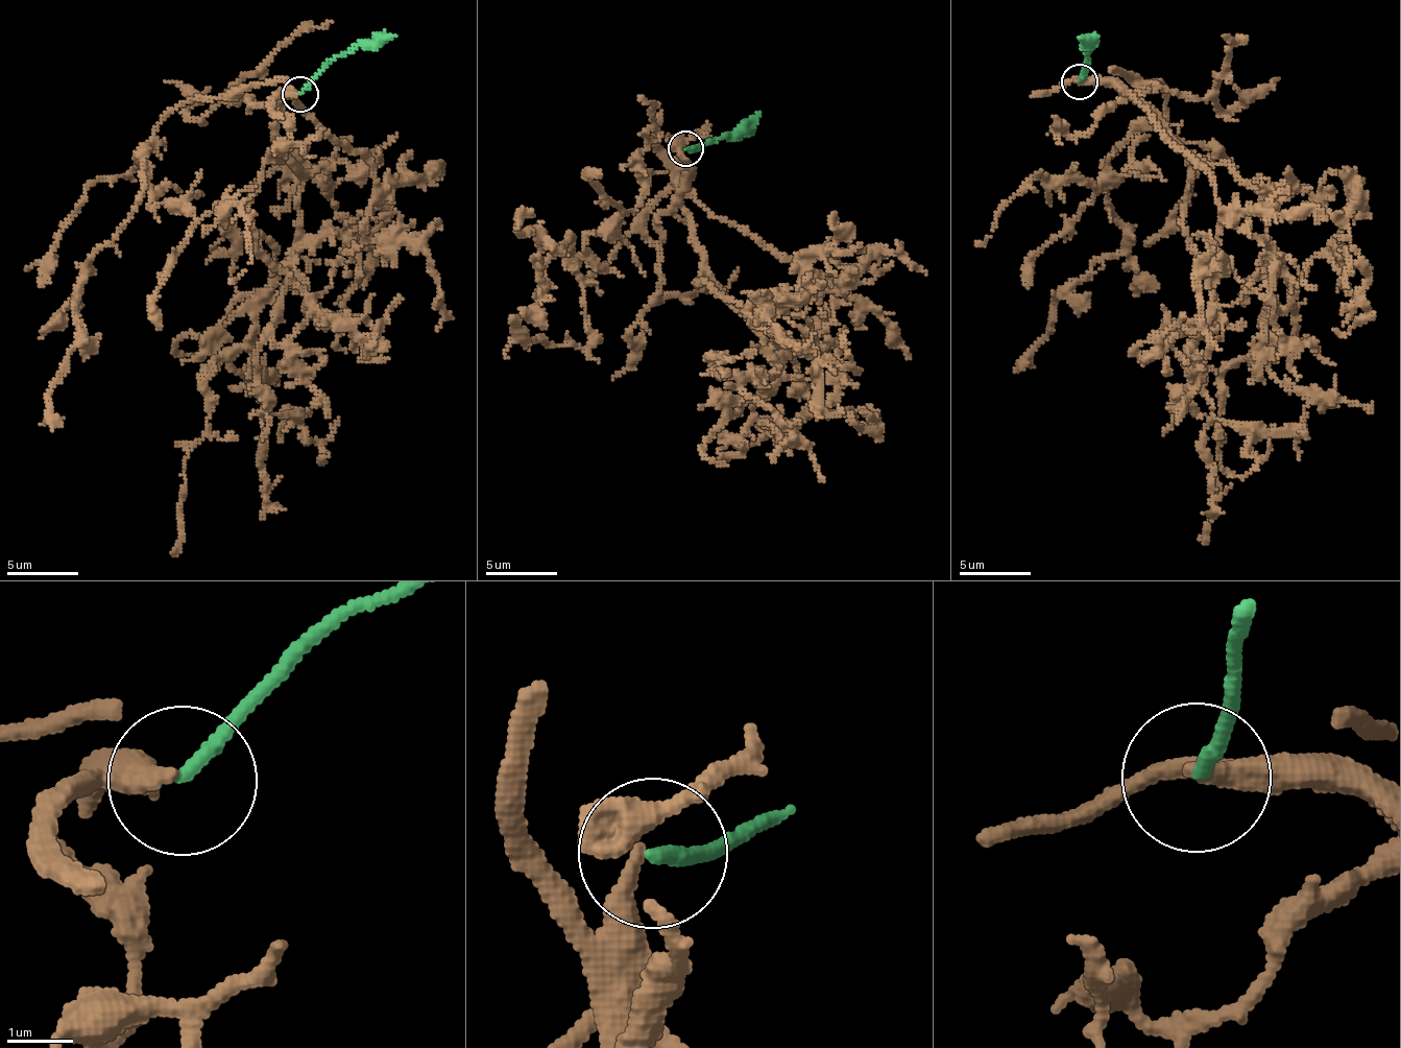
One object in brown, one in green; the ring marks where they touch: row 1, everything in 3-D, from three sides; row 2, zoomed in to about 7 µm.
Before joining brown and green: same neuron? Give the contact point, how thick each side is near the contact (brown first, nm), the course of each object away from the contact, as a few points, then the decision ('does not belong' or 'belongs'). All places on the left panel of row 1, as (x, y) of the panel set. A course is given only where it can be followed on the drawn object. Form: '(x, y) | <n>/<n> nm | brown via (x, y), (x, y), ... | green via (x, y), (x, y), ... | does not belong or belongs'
(300, 94) | 280/220 nm | brown via (299, 93), (285, 90), (271, 148), (304, 180), (295, 253), (209, 374), (173, 555) | green via (299, 93), (356, 48), (396, 36) | does not belong

